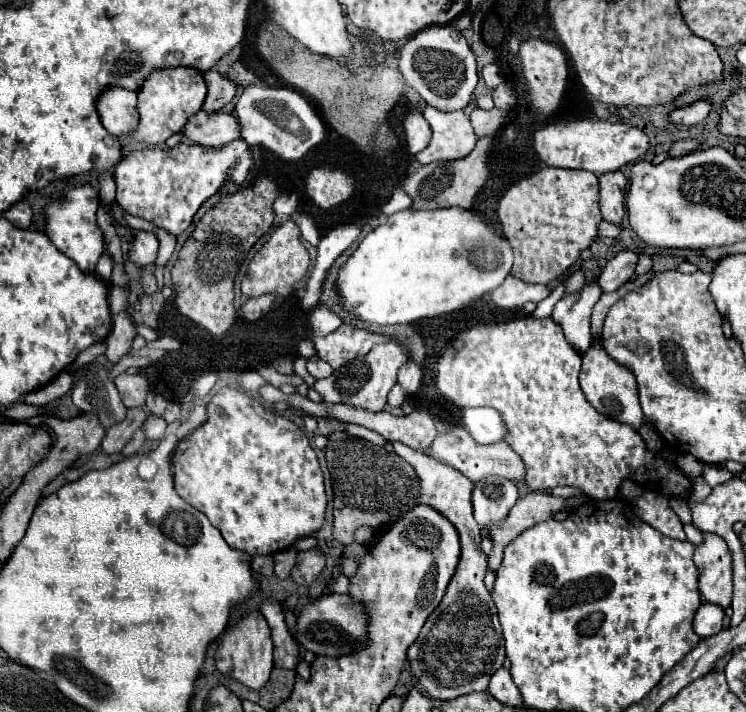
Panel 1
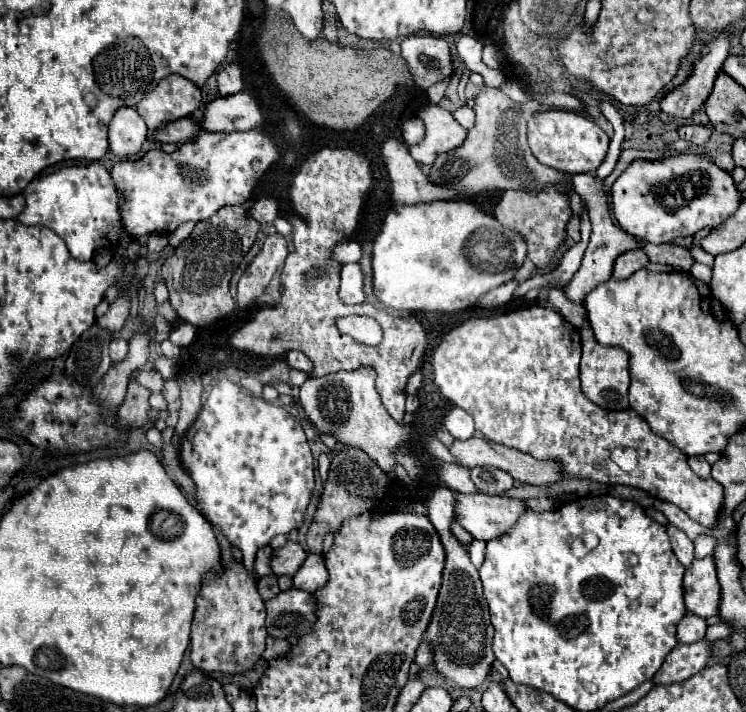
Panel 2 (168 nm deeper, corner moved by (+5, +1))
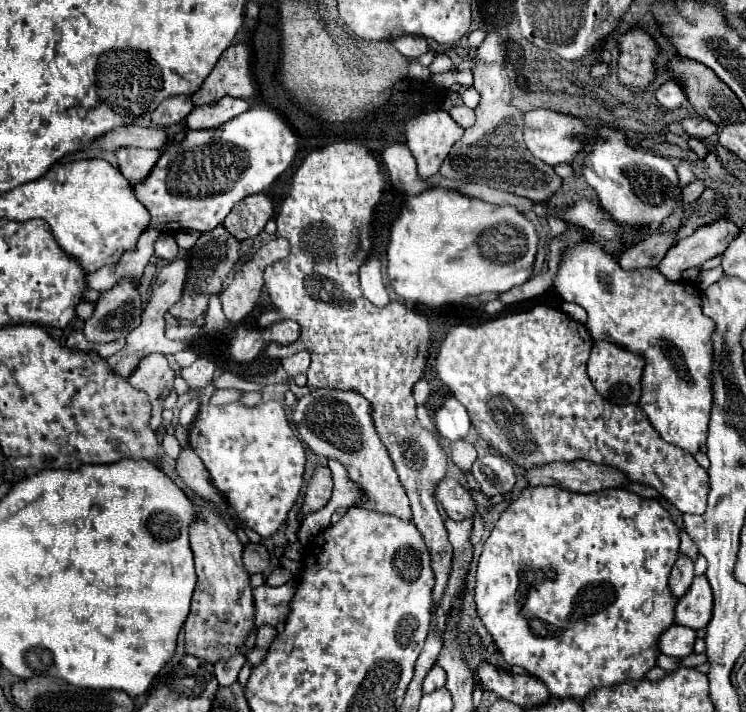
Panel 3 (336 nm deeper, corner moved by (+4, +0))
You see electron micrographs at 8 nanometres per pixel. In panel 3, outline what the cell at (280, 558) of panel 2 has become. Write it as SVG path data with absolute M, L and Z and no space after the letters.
M245 544L243 548L243 566L247 574L255 574L255 572L263 572L269 568L269 552L265 546L261 544Z

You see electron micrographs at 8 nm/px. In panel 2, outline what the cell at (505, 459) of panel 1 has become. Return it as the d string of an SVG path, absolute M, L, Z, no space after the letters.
M472 437L468 441L460 441L454 439L454 443L450 445L450 453L456 457L456 463L464 469L474 469L480 465L492 465L496 469L504 469L514 481L518 483L526 483L526 485L550 485L554 481L560 481L560 465L554 463L546 463L546 461L538 461L528 453L516 451L512 447L500 445L500 443L492 443L480 437Z

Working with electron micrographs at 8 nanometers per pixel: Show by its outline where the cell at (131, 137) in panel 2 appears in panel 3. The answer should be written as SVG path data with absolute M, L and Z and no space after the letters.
M125 148L125 150L117 150L115 154L119 160L119 170L133 186L143 182L151 174L149 170L153 170L155 162L159 160L159 150Z

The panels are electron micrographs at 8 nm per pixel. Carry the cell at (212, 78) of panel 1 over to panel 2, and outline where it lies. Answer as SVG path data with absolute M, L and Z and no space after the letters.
M235 63L222 67L216 83L218 83L216 85L218 95L232 95L232 93L242 91L244 87L242 67Z

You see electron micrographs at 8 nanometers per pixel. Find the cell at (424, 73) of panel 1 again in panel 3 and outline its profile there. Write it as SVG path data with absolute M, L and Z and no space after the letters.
M399 36L393 40L393 44L409 60L419 58L421 54L425 54L429 50L425 38L419 38L419 36Z

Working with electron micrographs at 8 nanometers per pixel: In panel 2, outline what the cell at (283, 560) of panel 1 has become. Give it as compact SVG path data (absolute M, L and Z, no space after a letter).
M262 547L258 553L256 553L256 563L254 563L254 569L256 569L256 573L258 573L258 577L266 577L266 575L270 575L272 573L272 569L270 569L270 559L272 559L272 553L274 553L274 549L272 547Z

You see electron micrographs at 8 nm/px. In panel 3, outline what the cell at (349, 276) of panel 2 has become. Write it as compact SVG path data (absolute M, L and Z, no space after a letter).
M371 256L361 268L361 290L373 304L391 302L387 284L383 282L383 276L381 276L381 260L375 256Z

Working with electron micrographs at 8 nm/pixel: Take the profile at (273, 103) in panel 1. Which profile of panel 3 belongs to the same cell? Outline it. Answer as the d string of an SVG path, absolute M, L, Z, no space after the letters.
M221 98L219 102L207 104L207 106L199 106L193 108L187 118L185 124L191 130L205 130L205 128L219 128L223 126L227 120L235 118L237 114L243 114L245 110L249 110L249 104L241 98Z

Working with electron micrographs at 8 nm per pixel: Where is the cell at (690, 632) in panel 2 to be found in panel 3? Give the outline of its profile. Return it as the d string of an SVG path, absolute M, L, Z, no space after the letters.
M671 624L657 642L657 648L661 654L671 656L671 658L685 658L693 652L693 642L695 642L695 630L689 630L687 626Z

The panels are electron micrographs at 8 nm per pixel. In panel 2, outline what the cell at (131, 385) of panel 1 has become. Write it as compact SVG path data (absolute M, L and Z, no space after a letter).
M114 337L112 343L110 343L110 357L112 357L112 363L120 363L124 361L128 355L128 341L126 339L120 339L120 337Z

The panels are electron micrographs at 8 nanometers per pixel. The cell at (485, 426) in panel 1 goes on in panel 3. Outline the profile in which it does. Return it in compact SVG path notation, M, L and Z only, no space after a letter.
M447 398L435 414L435 426L443 438L455 442L467 436L471 422L469 422L465 406L457 402L455 398Z

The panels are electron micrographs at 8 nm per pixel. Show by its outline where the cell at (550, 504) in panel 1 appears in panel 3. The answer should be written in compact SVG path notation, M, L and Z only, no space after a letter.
M441 478L435 484L433 496L443 506L451 520L463 520L471 514L477 514L477 504L467 488L463 488L455 478Z

